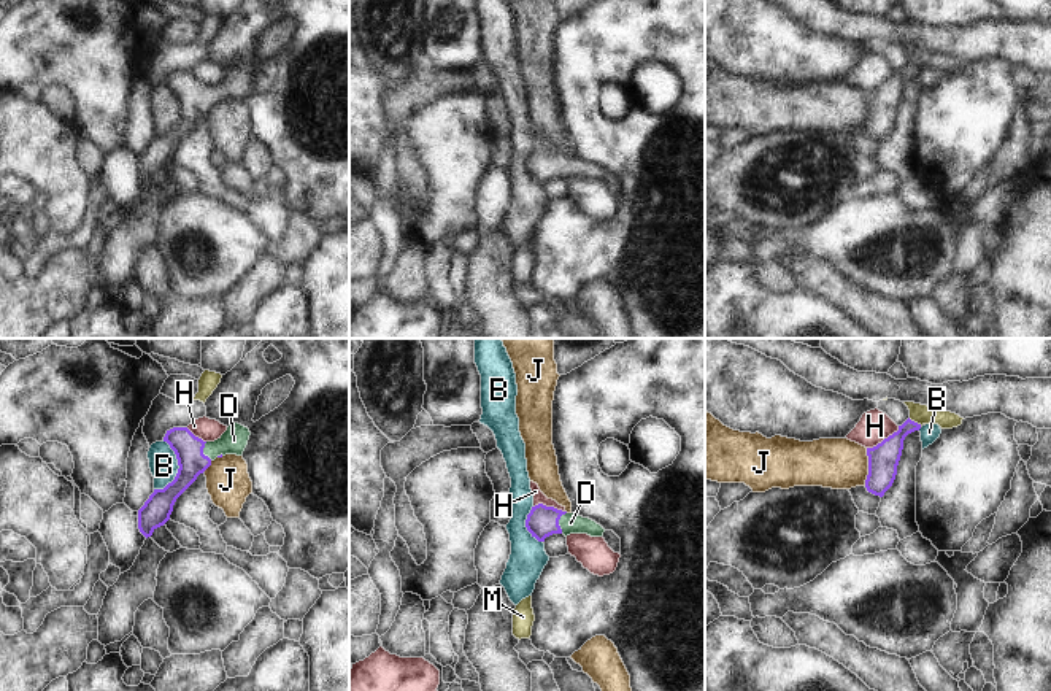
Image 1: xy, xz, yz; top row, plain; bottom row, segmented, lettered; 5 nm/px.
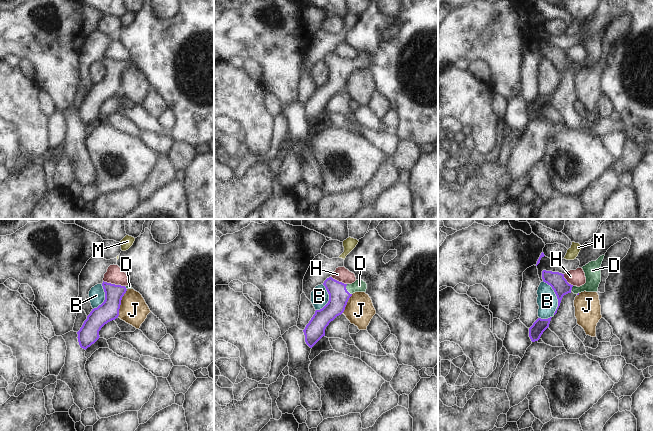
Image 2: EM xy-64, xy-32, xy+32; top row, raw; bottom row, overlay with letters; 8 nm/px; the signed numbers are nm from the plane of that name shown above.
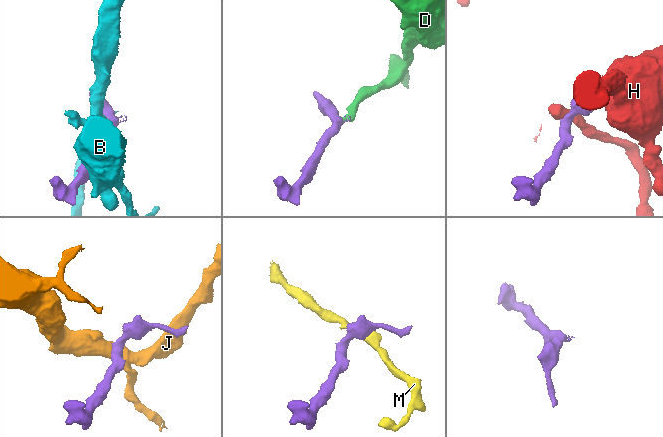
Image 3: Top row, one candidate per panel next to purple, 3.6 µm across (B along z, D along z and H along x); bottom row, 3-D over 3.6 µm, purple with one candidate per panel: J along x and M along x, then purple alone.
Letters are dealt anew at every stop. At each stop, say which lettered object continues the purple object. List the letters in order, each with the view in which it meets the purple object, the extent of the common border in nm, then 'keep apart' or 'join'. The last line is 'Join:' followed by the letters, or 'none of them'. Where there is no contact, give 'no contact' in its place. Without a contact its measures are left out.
B: meets purple in xy; contact 260 nm long; keep apart
D: meets purple in xz; contact 110 nm long; join
H: meets purple in yz; contact 200 nm long; keep apart
J: meets purple in yz; contact 190 nm long; keep apart
M: meets purple in yz; contact 80 nm long; keep apart
Join: D

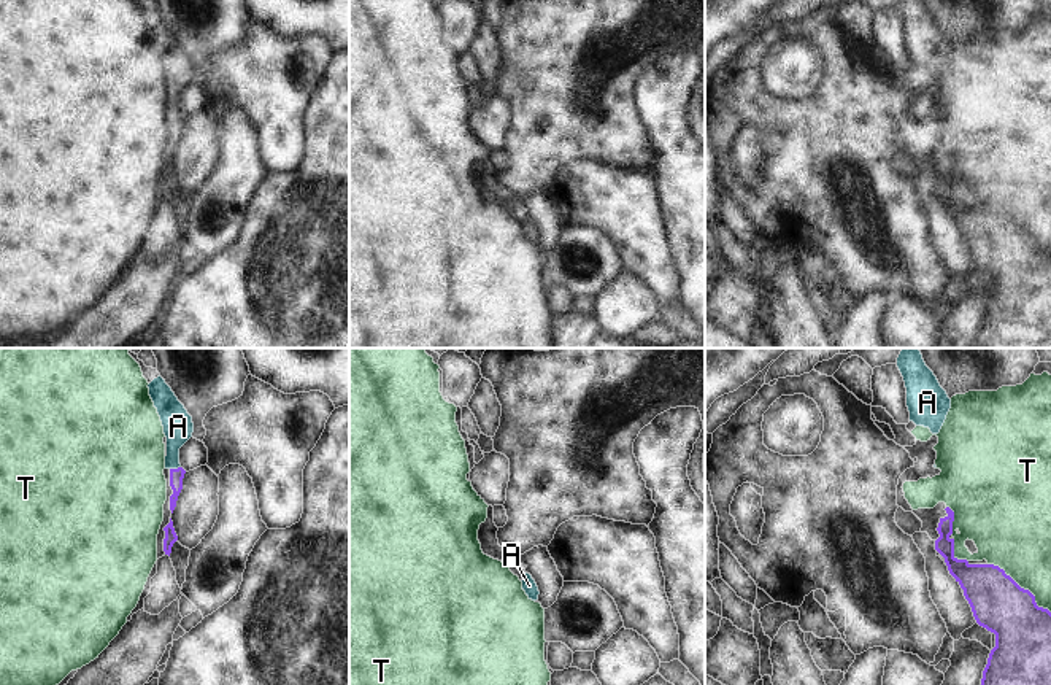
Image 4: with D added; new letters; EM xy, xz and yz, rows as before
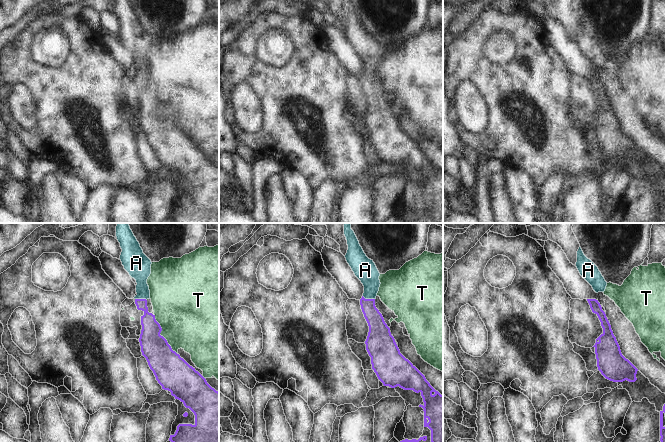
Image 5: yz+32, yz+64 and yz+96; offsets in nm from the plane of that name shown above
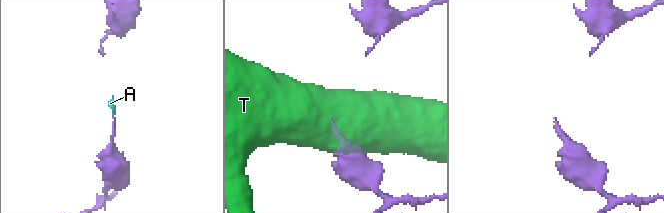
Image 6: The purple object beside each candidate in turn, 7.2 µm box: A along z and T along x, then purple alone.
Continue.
A: meets purple in xy; contact 60 nm long; join
T: meets purple in yz; contact 400 nm long; keep apart
Join: A

